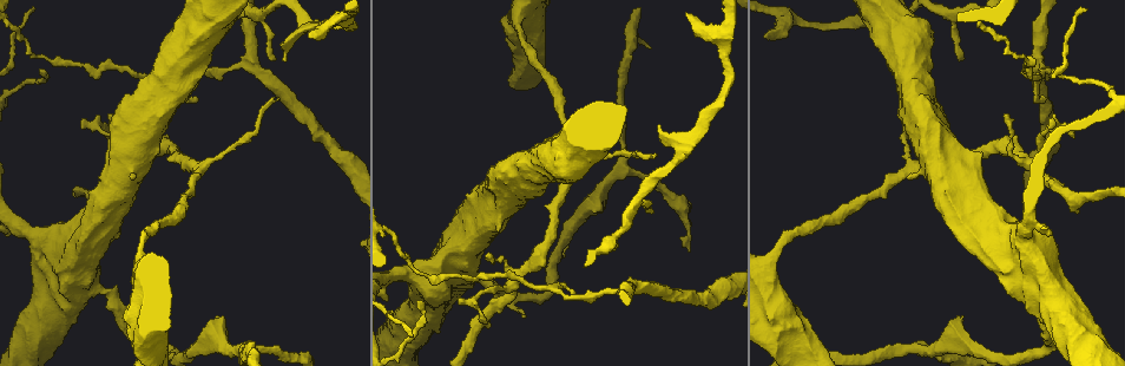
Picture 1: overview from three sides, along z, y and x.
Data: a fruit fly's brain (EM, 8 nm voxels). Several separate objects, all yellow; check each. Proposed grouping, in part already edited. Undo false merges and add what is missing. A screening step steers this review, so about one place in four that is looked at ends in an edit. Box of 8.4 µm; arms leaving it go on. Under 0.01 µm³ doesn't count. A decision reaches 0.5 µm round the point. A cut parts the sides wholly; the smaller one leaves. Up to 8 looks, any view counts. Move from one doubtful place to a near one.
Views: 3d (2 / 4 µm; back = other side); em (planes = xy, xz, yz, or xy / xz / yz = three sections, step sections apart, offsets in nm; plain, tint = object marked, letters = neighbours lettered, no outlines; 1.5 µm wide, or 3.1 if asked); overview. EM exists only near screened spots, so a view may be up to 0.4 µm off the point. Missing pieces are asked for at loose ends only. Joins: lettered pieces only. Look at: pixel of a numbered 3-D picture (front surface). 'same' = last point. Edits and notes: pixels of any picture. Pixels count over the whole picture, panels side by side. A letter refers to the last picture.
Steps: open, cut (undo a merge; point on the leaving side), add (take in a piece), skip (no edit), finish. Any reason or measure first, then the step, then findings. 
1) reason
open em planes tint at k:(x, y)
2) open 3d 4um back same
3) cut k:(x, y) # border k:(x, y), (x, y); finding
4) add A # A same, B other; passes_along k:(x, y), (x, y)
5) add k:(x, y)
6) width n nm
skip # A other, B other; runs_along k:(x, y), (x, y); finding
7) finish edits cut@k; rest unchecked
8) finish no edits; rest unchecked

a narrow waist
open 3d 2um at 1:(1038, 64)

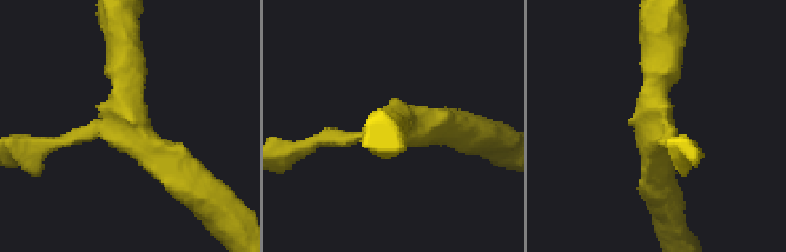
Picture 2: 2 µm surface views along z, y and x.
arms 3
open em yz step 4 tint at 2:(658, 132)

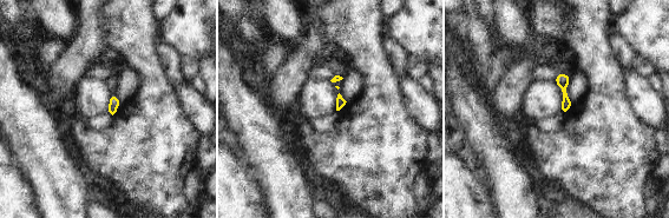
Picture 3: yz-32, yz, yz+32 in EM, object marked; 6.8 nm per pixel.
another direction
open em planes letters same

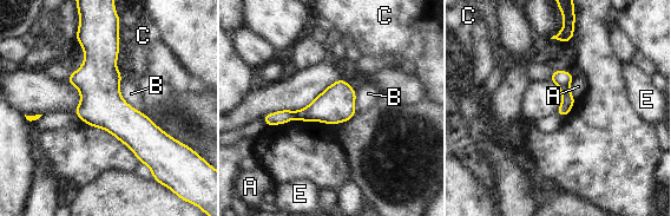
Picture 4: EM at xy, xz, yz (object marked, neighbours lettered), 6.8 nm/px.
longest_contact B 300 nm
cut 4:(330, 106) # A other, B other, C other, E other; part_leaving 4:(99, 34), (100, 98), (147, 161); two neurons meet here

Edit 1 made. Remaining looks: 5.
arms part here
open em yz step 4 plain at 1:(512, 283)

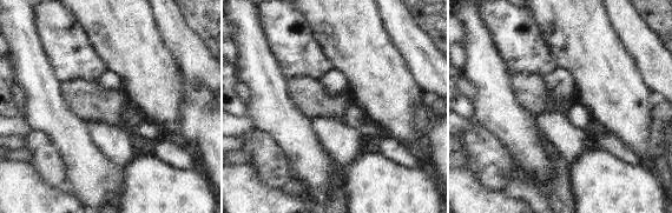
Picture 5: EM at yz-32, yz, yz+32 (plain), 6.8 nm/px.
see the neighbours
open em yz step 4 letters same

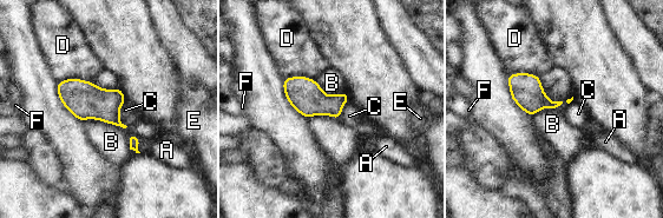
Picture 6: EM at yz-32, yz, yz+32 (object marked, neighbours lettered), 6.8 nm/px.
longest_contact B 280 nm
skip # A other, B other, C other, D other, E other, F other; border 6:(91, 80), (63, 79), (58, 83); continuous, no second neuron

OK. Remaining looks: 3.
finish edits cut@4; rest unchecked

